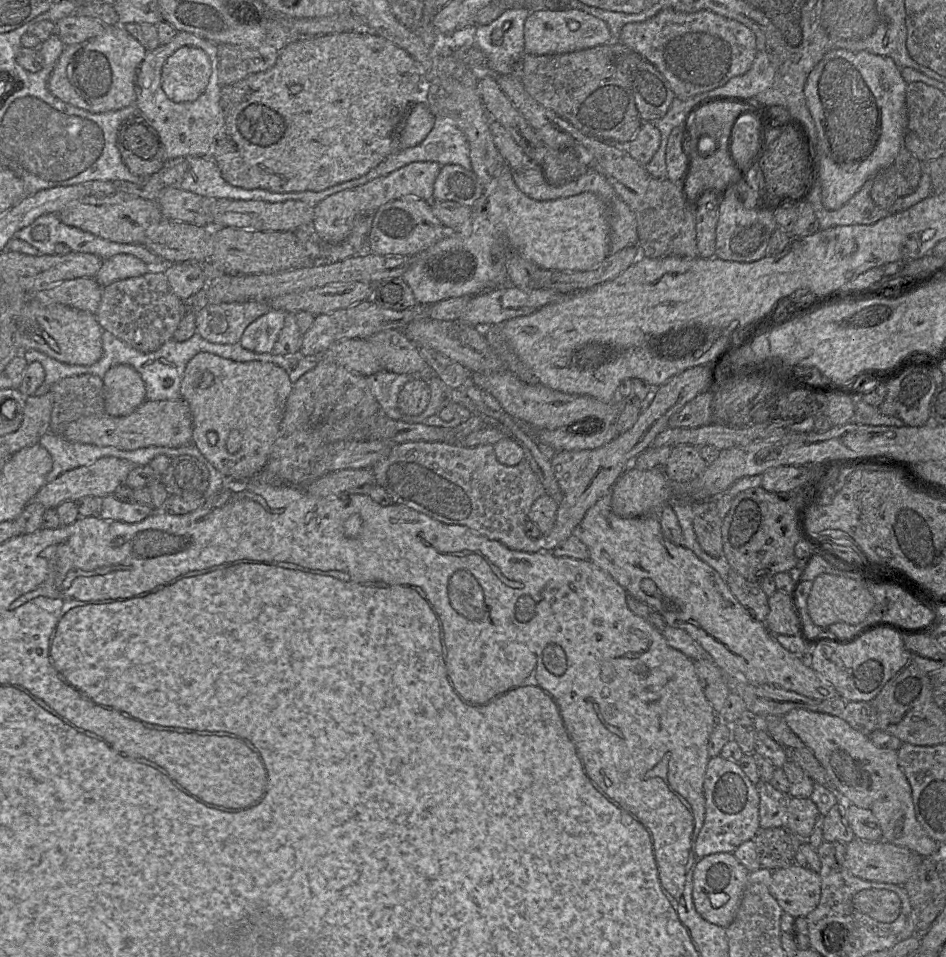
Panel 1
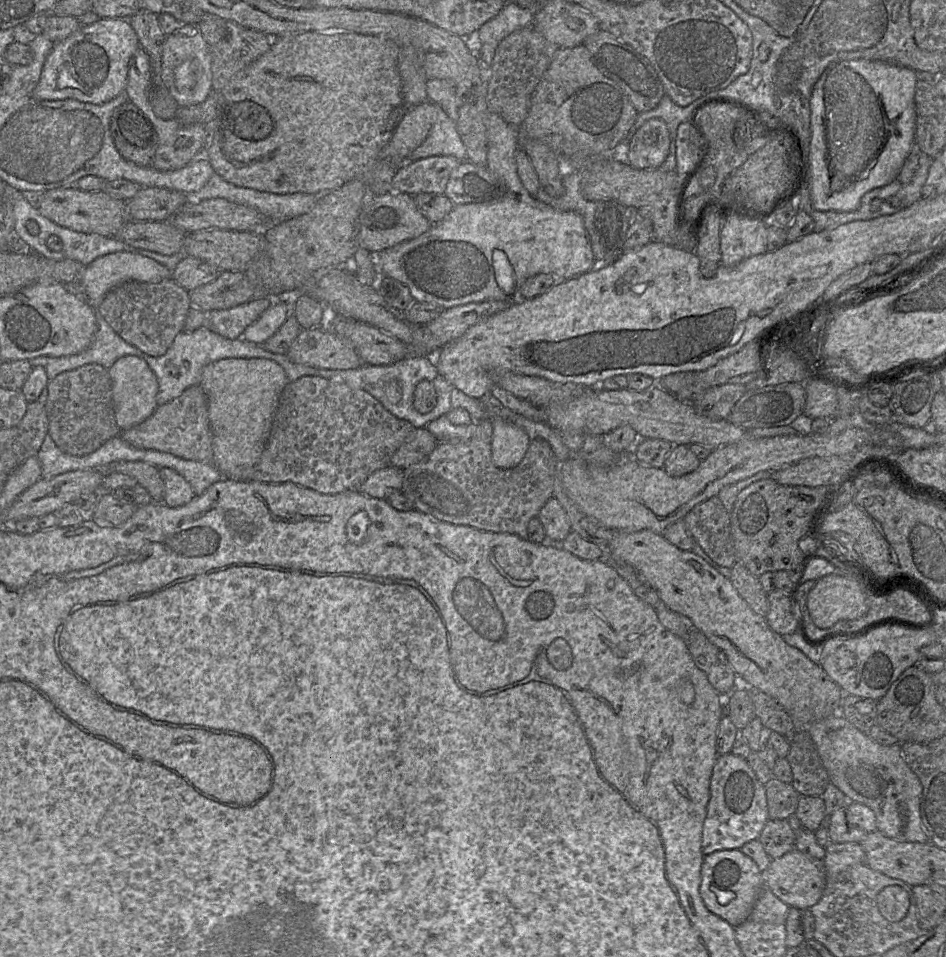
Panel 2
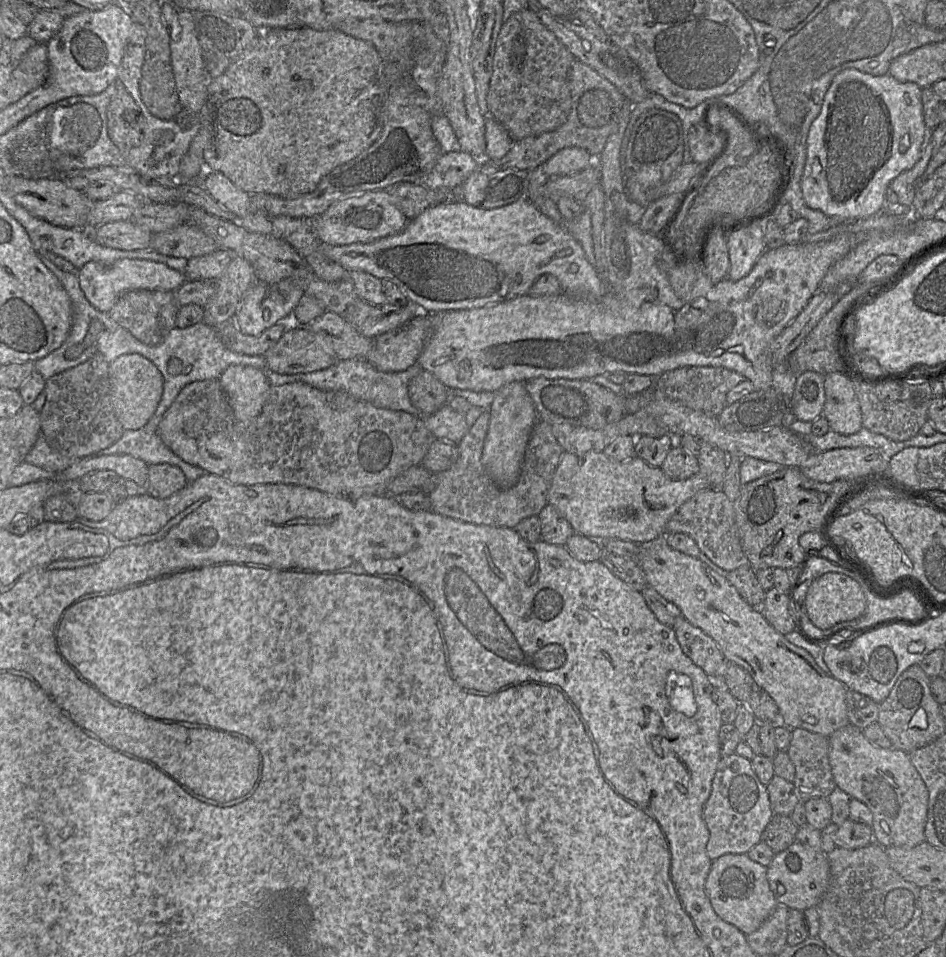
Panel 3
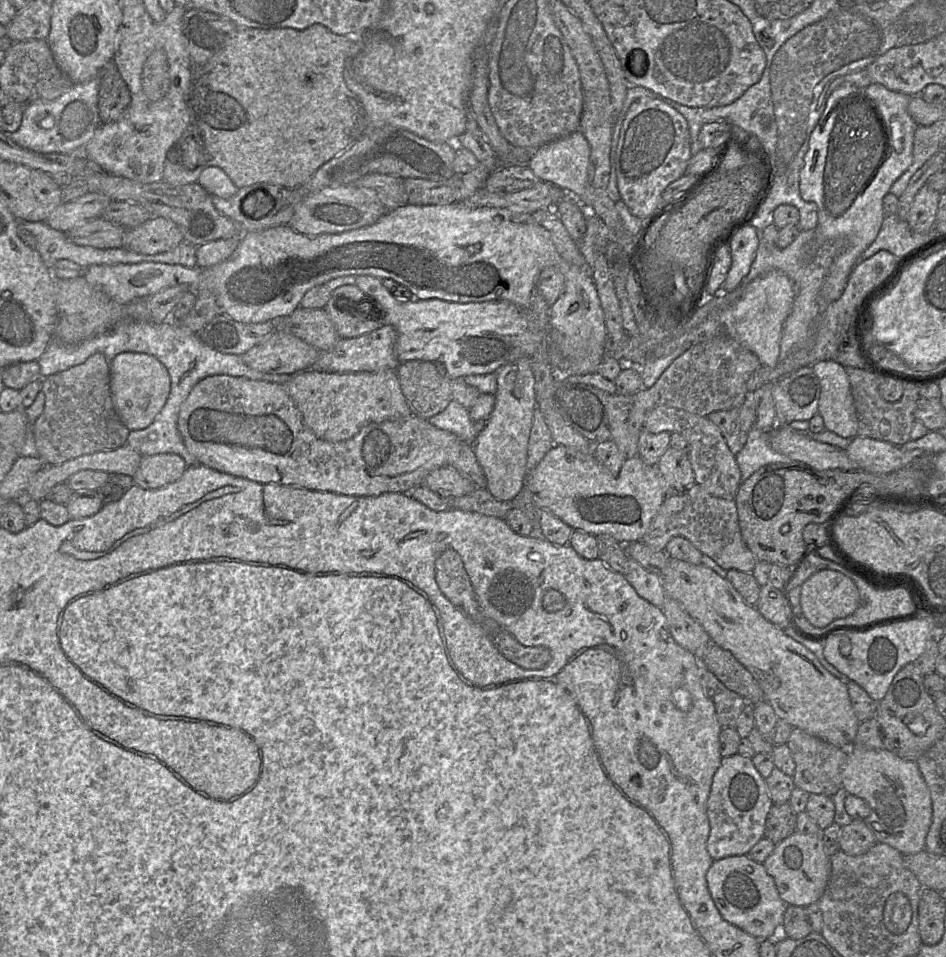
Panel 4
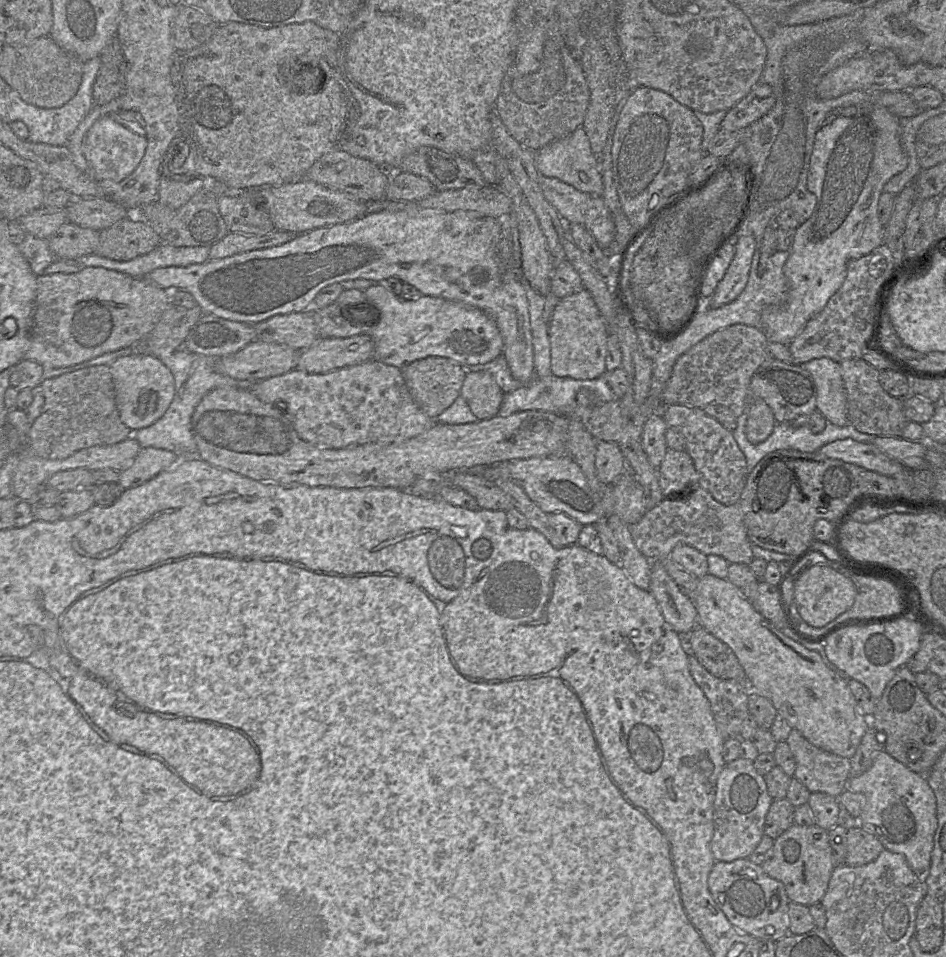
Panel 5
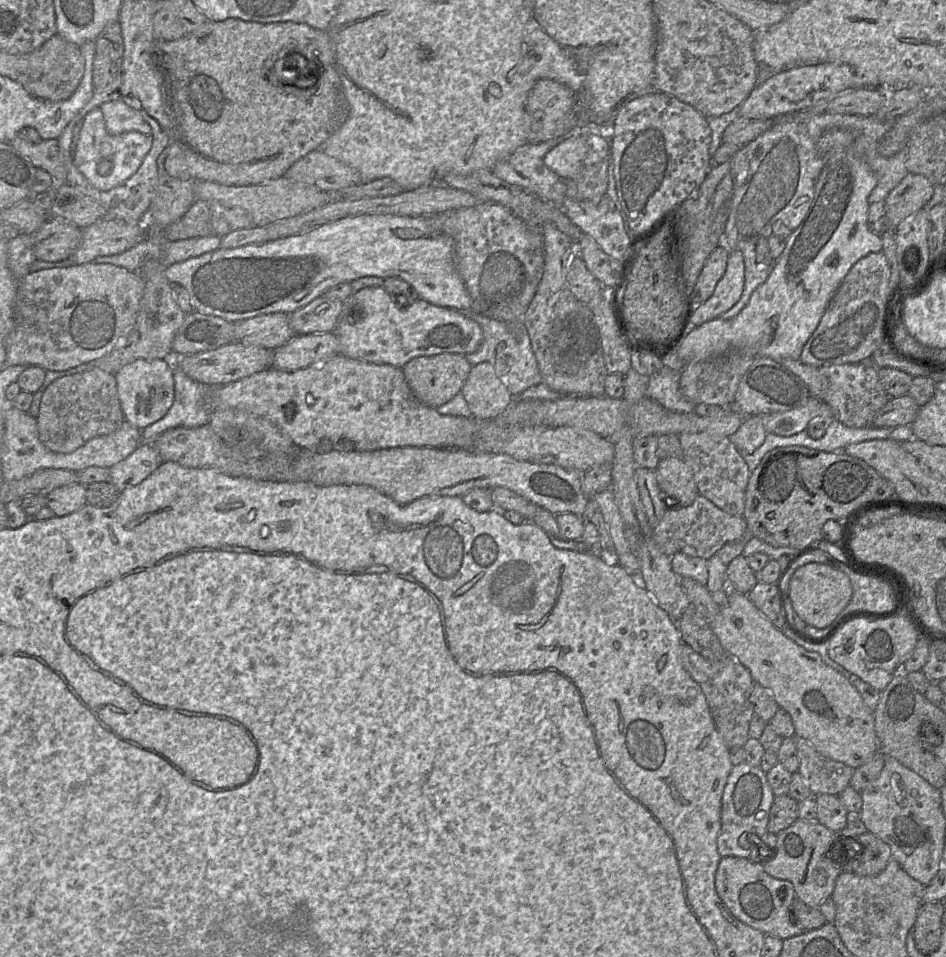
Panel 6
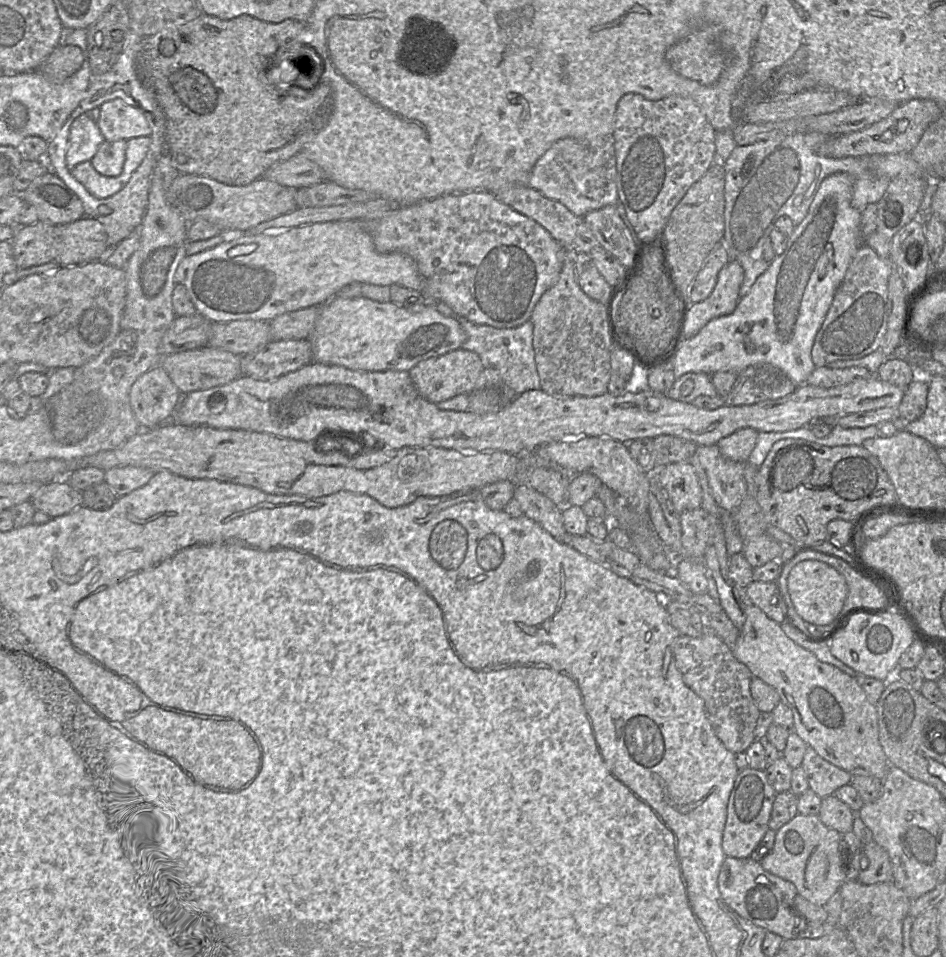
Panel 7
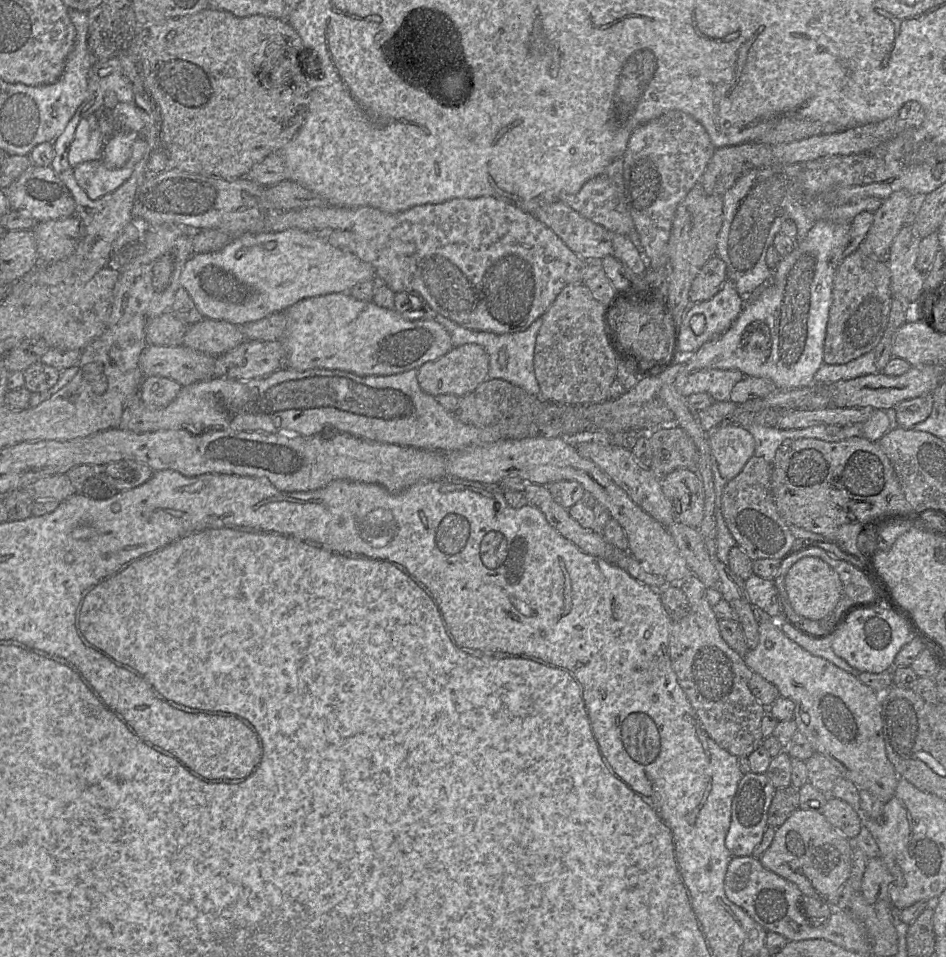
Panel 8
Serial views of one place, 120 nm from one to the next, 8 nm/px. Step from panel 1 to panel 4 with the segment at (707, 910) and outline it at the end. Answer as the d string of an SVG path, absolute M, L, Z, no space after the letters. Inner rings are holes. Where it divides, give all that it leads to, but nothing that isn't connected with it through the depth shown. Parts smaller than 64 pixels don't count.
M748 855L729 856L714 860L707 871L706 880L711 897L724 920L758 940L775 939L778 935L782 935L781 926L788 905L779 896L775 882L766 872L763 864L751 860Z

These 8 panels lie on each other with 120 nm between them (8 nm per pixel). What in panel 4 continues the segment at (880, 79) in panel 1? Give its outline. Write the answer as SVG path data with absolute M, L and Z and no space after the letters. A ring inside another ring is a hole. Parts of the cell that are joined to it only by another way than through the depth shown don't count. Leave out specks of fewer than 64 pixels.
M877 83L864 88L843 84L829 96L823 114L810 135L809 147L799 173L799 192L803 200L817 205L817 241L837 244L837 255L820 290L826 302L833 302L842 295L853 267L879 233L884 219L884 196L913 162L917 124L908 113L909 100L910 96Z

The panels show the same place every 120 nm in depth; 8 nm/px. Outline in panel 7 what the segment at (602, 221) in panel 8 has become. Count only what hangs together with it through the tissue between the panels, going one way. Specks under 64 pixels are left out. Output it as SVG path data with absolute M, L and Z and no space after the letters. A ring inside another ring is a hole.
M568 137L553 143L537 160L526 185L546 198L560 202L574 215L584 217L591 211L618 203L616 177L616 156L611 141L593 148Z

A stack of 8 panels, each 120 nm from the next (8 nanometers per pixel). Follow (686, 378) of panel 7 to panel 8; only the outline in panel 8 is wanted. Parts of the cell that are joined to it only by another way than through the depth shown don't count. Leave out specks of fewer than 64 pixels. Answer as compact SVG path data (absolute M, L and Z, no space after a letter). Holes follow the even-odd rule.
M702 369L692 372L680 386L680 394L685 398L696 393L707 393L715 402L726 402L736 383L745 375L739 370Z

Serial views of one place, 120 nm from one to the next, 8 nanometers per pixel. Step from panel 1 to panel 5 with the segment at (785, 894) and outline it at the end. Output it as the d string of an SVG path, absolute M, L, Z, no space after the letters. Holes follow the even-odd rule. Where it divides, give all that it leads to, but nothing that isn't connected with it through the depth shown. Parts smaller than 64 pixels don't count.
M792 824L774 840L769 857L761 867L769 877L784 885L791 902L807 907L821 902L836 867L834 853L829 844L828 831L815 824L811 826Z

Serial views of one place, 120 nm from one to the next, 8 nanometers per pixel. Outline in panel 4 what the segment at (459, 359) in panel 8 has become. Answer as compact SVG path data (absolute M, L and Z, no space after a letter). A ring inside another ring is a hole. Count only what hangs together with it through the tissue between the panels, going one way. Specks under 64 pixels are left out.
M411 360L396 369L401 391L411 414L428 420L451 402L451 380L438 363Z

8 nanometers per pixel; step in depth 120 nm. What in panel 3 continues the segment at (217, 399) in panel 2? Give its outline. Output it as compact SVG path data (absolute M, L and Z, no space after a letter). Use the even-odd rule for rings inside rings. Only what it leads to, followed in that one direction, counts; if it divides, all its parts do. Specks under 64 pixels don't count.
M231 365L218 381L238 421L250 422L260 414L271 387L262 370L250 365Z

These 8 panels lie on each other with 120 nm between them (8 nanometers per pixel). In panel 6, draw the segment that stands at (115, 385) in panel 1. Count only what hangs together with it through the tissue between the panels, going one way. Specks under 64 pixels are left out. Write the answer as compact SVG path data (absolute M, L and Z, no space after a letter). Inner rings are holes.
M139 359L117 371L114 376L124 418L136 428L143 430L160 420L174 401L174 363L171 360Z

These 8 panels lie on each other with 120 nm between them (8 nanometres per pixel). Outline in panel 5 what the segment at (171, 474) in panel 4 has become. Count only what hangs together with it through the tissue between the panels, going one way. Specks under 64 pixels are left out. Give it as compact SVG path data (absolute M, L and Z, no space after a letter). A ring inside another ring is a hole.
M142 448L134 461L120 472L118 484L125 489L138 487L162 471L177 465L181 458L173 451L158 448Z

